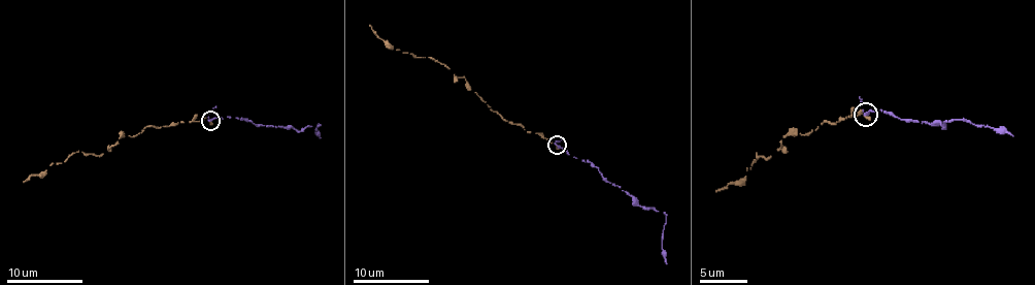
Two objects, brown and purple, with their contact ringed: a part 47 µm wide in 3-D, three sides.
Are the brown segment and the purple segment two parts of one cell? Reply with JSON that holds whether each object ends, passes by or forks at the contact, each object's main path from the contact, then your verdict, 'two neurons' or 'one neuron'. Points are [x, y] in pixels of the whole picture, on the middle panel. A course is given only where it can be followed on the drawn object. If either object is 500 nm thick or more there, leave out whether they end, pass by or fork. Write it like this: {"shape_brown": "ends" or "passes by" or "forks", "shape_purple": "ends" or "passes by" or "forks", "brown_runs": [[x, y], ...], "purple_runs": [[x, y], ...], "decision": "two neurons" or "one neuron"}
{"shape_brown": "ends", "shape_purple": "passes by", "brown_runs": [[557, 145], [529, 132], [521, 125], [506, 121], [493, 112], [468, 84], [434, 59], [392, 49], [369, 25]], "purple_runs": [[557, 145], [574, 157], [590, 161], [608, 182], [627, 192], [638, 204], [665, 215], [661, 245], [667, 263]], "decision": "two neurons"}

